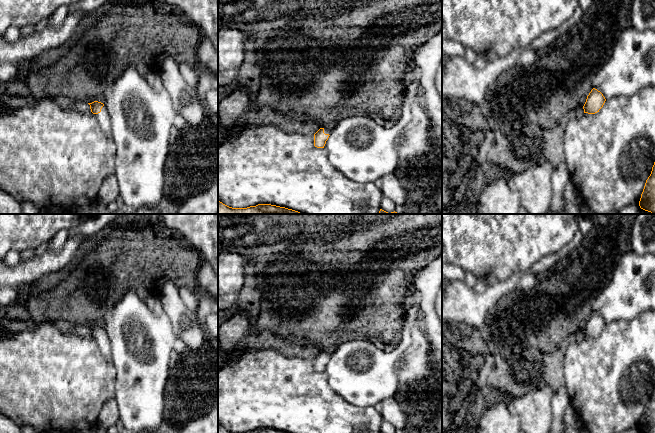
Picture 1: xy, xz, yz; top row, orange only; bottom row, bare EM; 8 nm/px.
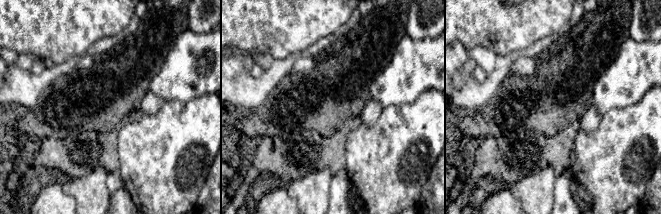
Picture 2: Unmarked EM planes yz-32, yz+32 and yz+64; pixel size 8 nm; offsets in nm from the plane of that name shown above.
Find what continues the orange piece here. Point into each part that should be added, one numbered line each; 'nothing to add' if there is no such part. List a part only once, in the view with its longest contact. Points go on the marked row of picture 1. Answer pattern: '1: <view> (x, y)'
1: xy (103, 118)

